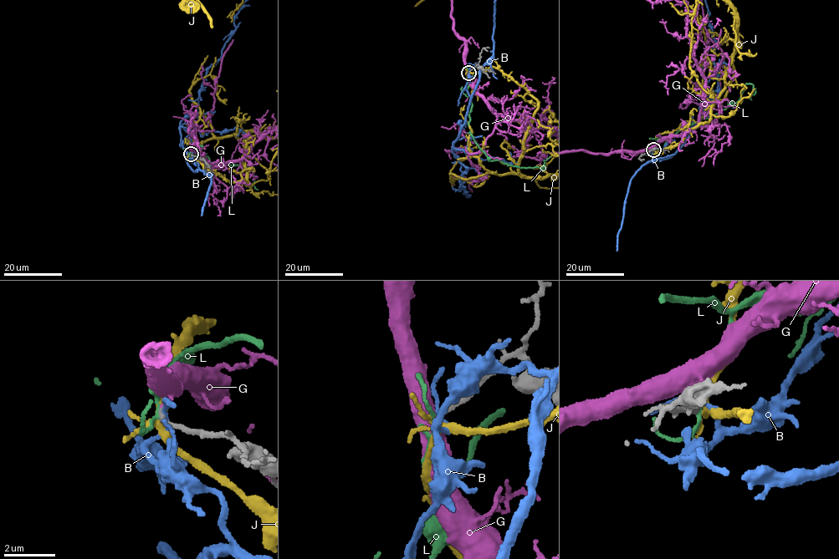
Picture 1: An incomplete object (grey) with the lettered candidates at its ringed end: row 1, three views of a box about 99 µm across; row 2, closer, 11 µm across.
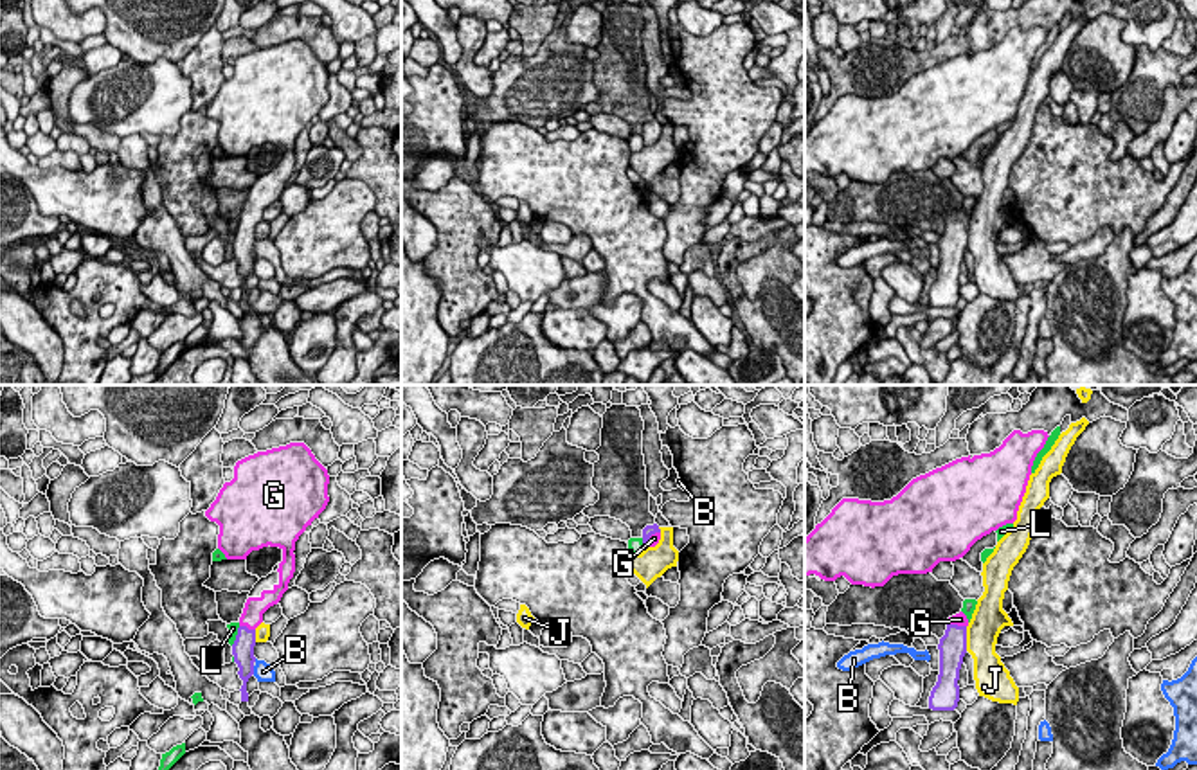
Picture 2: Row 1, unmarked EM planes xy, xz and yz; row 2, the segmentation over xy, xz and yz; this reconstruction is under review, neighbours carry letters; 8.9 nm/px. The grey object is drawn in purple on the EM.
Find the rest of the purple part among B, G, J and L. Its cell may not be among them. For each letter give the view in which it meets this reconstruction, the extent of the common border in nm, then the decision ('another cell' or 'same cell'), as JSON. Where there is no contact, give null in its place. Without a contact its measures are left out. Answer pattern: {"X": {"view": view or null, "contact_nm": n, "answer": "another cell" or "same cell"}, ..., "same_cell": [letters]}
{"B": {"view": "xy", "contact_nm": 80, "answer": "another cell"}, "G": {"view": "yz", "contact_nm": 180, "answer": "same cell"}, "J": {"view": "yz", "contact_nm": 220, "answer": "another cell"}, "L": {"view": "xz", "contact_nm": 90, "answer": "another cell"}, "same_cell": ["G"]}

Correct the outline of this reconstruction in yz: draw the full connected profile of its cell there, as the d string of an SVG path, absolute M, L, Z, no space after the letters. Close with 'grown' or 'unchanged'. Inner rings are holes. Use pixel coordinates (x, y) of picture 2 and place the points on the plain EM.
M963 209L949 214L945 232L940 236L940 272L929 293L929 306L954 308L959 299L959 266L967 250L968 216Z; grown

